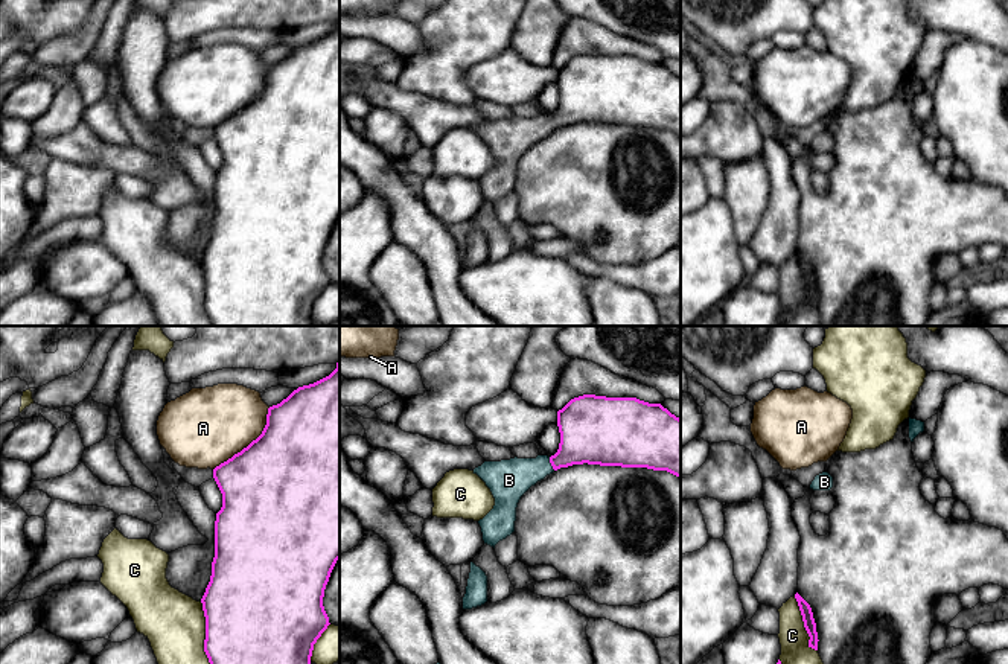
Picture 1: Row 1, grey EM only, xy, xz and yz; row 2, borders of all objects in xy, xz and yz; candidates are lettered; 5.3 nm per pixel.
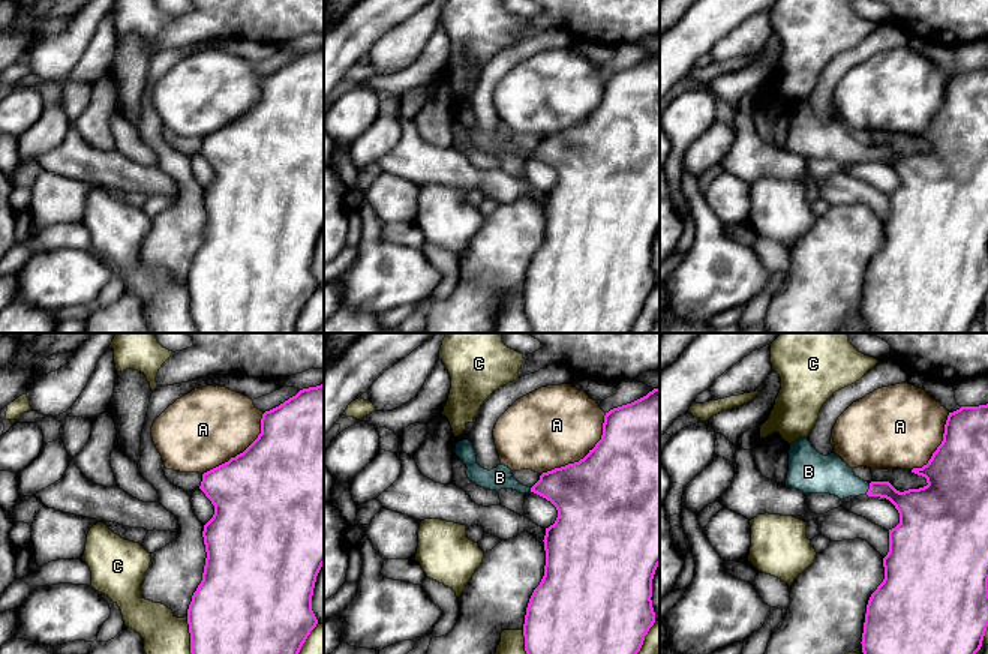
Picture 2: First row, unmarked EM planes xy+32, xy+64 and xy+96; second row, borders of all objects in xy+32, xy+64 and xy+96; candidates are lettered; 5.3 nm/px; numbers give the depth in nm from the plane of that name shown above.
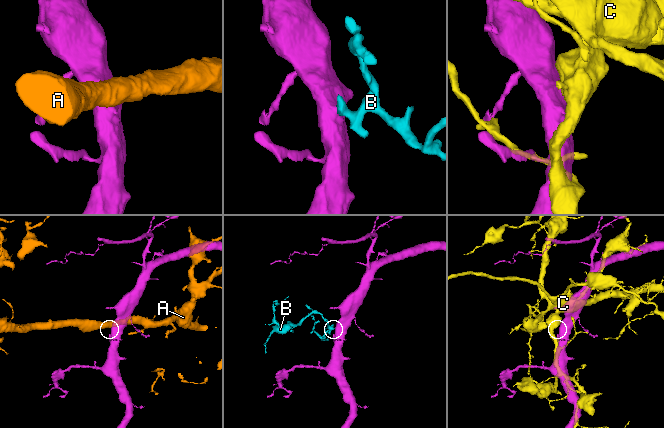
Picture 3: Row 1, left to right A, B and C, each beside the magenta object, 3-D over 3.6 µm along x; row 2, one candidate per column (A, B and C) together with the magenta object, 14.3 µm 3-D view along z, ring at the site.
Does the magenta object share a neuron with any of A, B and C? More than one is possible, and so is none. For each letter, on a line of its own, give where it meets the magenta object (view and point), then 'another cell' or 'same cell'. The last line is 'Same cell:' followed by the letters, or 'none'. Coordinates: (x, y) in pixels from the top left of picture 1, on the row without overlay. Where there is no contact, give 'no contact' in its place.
A: meets magenta in xy at (252, 101); another cell
B: meets magenta in xz at (550, 121); same cell
C: meets magenta in xy at (206, 293); another cell
Same cell: B

